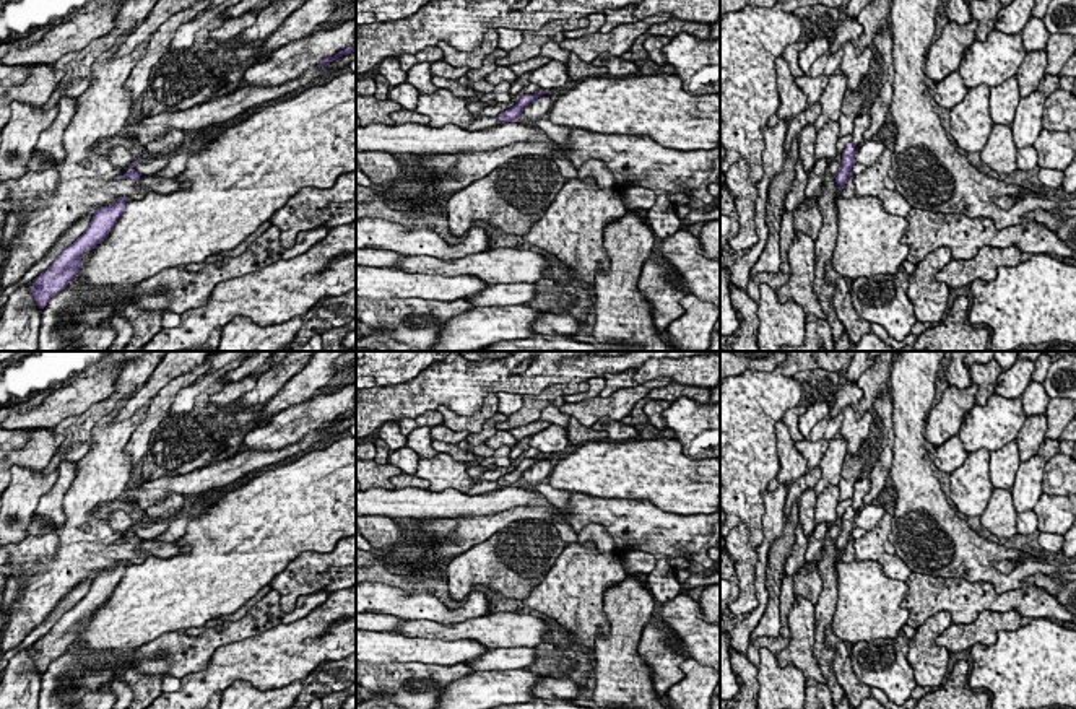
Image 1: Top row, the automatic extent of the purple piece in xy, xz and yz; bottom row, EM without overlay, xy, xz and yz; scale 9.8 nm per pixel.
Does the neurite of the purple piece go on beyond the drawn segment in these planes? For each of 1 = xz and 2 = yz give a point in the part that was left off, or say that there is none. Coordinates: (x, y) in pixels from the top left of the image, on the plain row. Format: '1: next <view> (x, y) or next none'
1: next none
2: next none

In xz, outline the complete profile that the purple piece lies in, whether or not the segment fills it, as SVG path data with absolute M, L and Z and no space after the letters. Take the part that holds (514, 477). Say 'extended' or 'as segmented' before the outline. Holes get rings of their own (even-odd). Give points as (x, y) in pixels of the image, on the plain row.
as segmented; M540 455L535 459L528 459L528 460L522 460L520 465L510 472L509 475L501 476L496 483L497 486L514 486L520 481L522 475L525 470L528 470L531 465L535 465L536 462L540 462L541 459L551 459L551 455Z

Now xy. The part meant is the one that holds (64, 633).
as segmented; M120 561L114 569L98 574L89 592L73 608L65 611L46 636L33 644L31 657L39 673L44 673L76 641L81 631L80 620L94 613L109 600L128 564L128 561Z

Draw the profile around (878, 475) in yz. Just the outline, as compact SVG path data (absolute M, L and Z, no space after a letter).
M889 385L876 398L874 408L881 418L883 446L876 465L866 473L866 476L871 481L871 488L863 498L863 506L871 504L878 498L881 489L886 486L892 467L894 424L892 424L892 394Z

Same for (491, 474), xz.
M528 447L523 454L520 454L517 459L512 459L512 463L509 467L501 467L501 468L488 468L476 481L486 480L486 481L497 481L501 476L509 475L514 472L522 460L535 459L540 457L540 450Z

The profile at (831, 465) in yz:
M844 437L831 439L827 452L824 454L824 457L819 463L822 476L814 488L818 496L822 494L822 491L829 485L839 485L840 483L840 473L844 468L845 457L847 457L847 441Z

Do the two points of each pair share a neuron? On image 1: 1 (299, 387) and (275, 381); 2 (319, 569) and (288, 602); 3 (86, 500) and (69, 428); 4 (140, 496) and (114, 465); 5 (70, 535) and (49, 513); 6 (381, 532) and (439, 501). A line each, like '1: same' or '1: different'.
1: different
2: same
3: different
4: different
5: different
6: different

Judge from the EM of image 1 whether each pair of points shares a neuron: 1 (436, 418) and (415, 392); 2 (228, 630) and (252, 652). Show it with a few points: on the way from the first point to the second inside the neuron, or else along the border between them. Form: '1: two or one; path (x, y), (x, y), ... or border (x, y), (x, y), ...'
1: two; border (434, 410), (397, 421)
2: two; border (273, 626), (221, 644), (208, 664)

